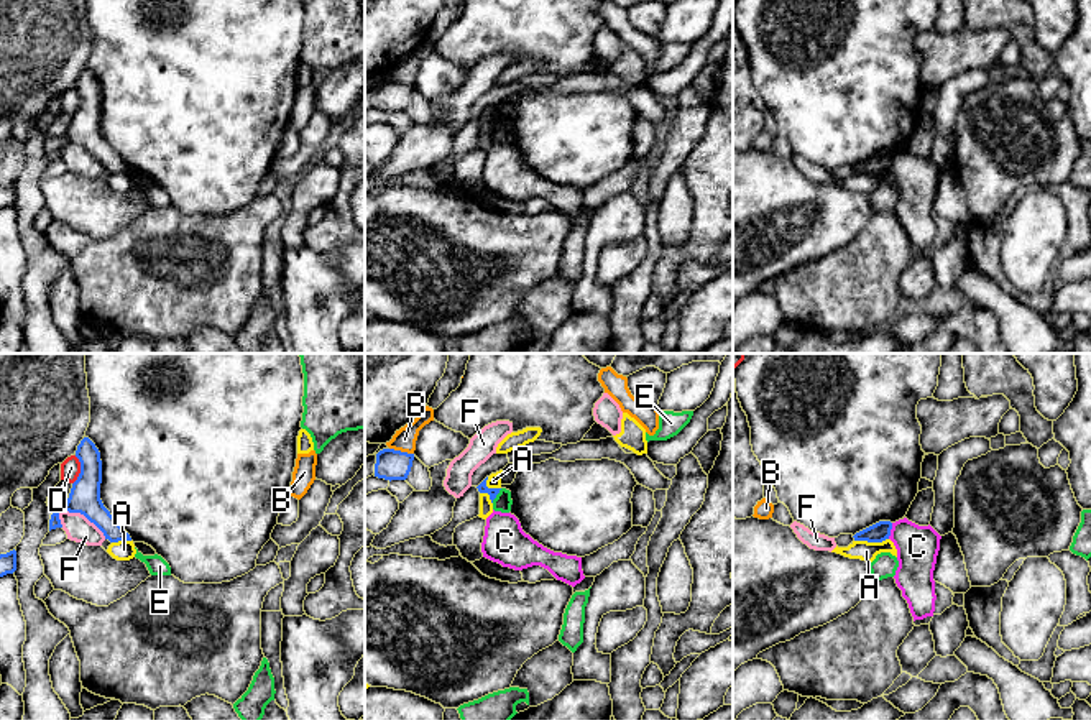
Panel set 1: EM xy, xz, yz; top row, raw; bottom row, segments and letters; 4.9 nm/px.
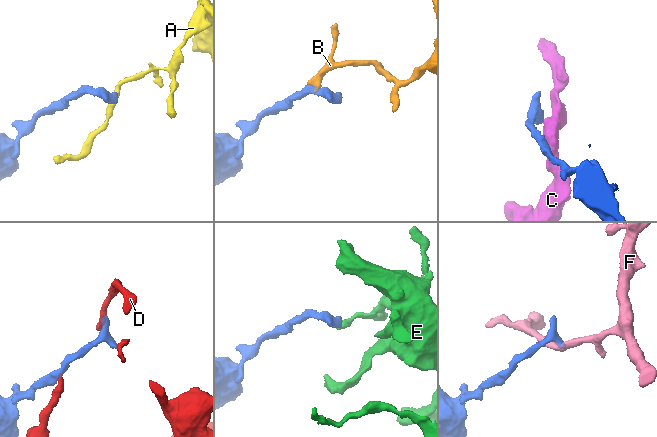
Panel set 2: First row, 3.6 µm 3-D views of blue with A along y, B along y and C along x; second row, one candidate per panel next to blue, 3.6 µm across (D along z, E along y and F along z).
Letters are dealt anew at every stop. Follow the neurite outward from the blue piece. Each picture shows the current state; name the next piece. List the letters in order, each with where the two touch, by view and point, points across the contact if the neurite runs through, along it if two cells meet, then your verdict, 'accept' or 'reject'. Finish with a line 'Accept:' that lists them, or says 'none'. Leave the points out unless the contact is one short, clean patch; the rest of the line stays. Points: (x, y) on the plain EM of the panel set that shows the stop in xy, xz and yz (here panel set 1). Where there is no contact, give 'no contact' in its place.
A: meets blue in yz at (871, 173); border along yz (888, 170), (881, 173), (855, 173); reject
B: meets blue in xz at (400, 83); border along xz (390, 79), (413, 86); reject
C: meets blue in yz at (889, 163); border along yz (893, 155), (888, 170); reject
D: meets blue in xy at (81, 102); border along xy (76, 87), (79, 107), (73, 115); reject
E: meets blue in xz at (497, 125); border along xz (501, 120), (492, 133); reject
F: meets blue in xy at (82, 145); border along xy (58, 143), (82, 145), (105, 170); reject
Accept: none

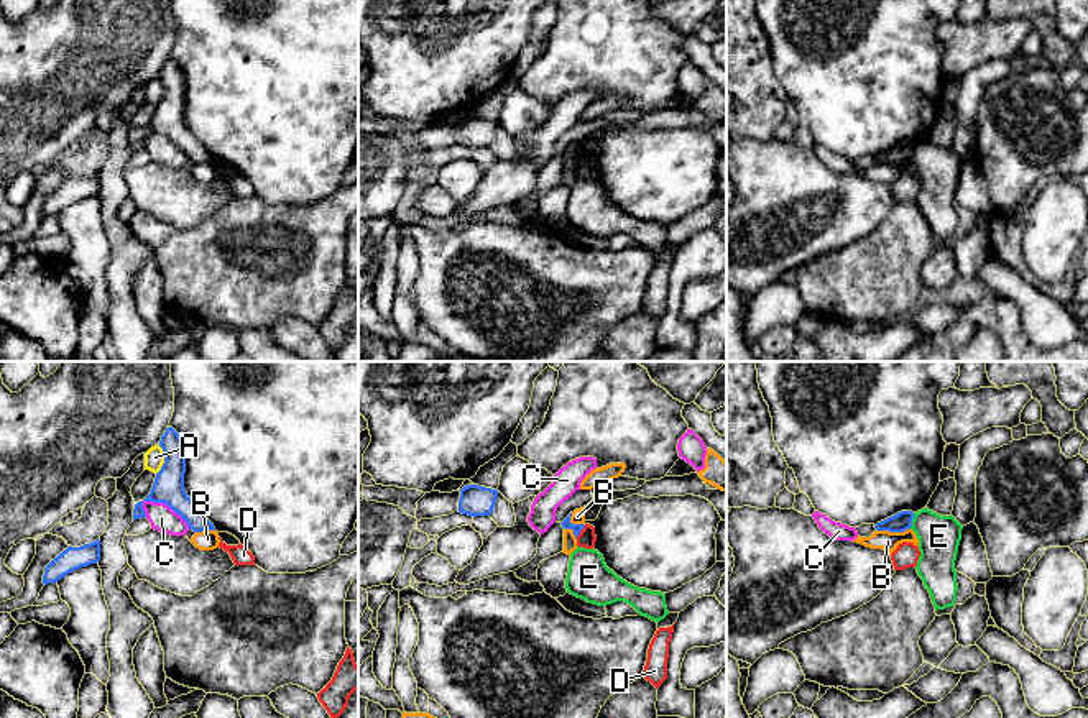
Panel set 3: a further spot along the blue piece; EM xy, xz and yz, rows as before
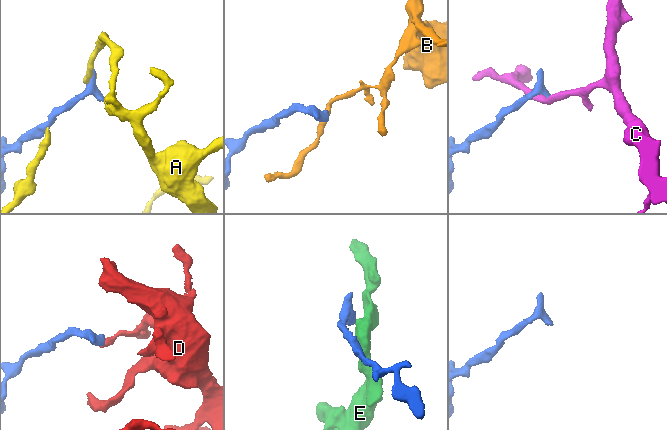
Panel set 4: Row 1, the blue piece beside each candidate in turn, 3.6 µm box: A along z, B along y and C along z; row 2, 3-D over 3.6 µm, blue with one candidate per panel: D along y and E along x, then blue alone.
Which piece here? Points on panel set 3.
A: meets blue in xy at (165, 92); border along xy (160, 78), (163, 97), (156, 105); reject
B: meets blue in yz at (893, 163); border along yz (909, 160), (903, 163), (876, 163); reject
C: meets blue in xy at (166, 135); border along xy (142, 133), (166, 135), (189, 160); reject
D: meets blue in xz at (580, 161); border along xz (585, 156), (576, 170); reject
E: meets blue in yz at (911, 153); border along yz (914, 145), (909, 160); reject
Accept: none

